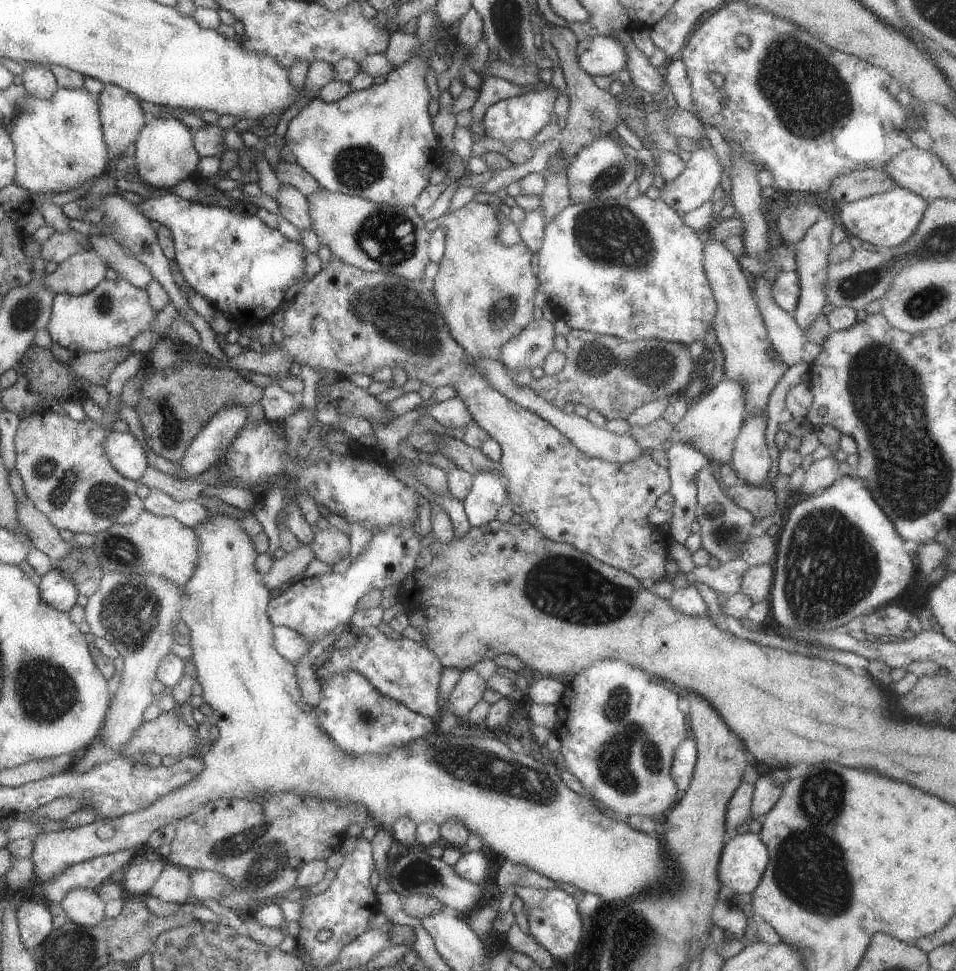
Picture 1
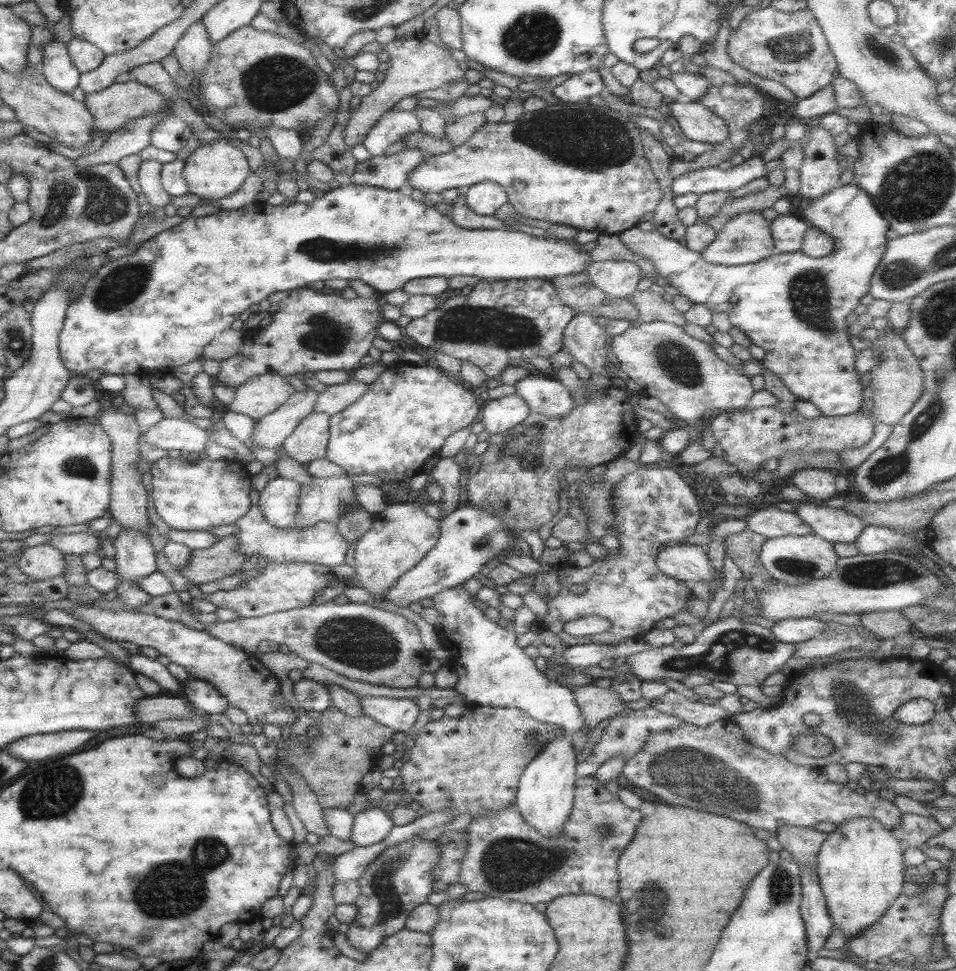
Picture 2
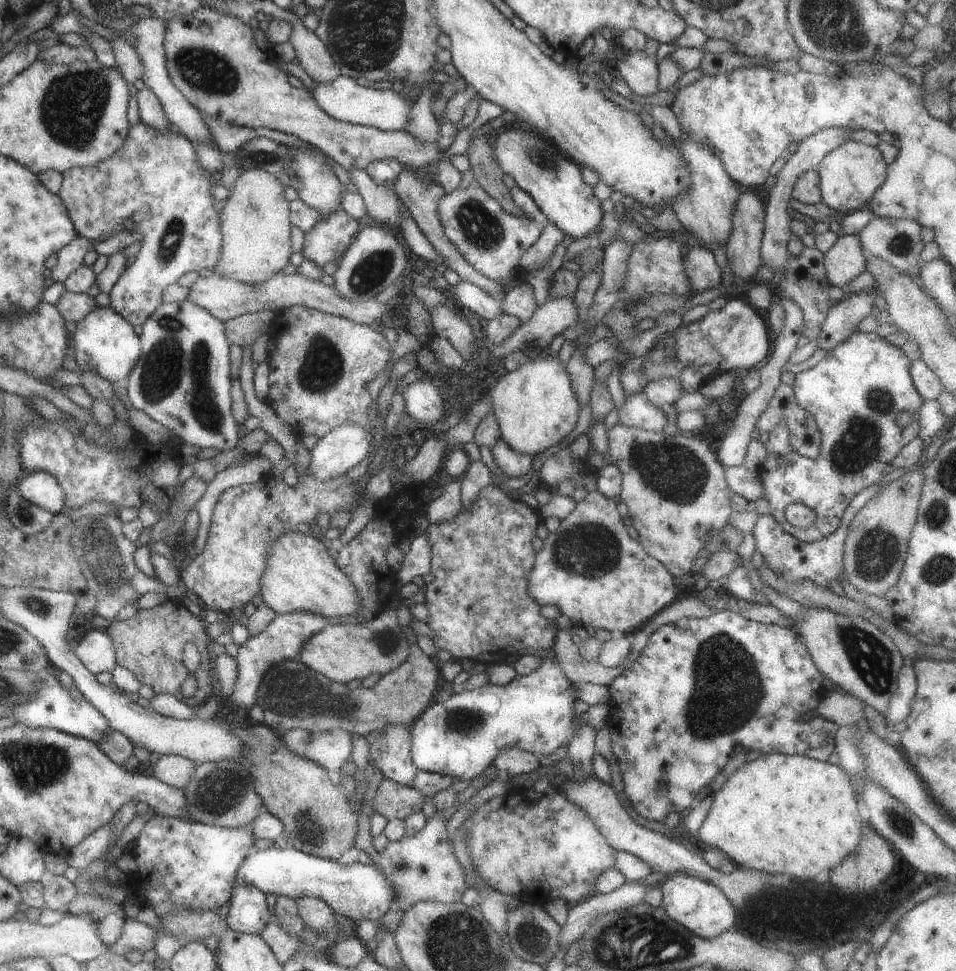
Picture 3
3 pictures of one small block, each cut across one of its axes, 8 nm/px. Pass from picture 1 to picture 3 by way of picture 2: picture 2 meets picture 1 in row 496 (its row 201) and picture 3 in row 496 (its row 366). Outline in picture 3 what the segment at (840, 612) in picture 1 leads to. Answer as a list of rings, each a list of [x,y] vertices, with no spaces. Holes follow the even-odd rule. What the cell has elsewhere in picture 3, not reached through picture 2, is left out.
[[[856,330],[844,342],[829,350],[818,364],[795,374],[793,391],[797,405],[810,412],[821,432],[819,453],[814,458],[804,458],[798,454],[791,447],[786,423],[778,423],[769,432],[769,441],[765,444],[768,457],[758,471],[765,490],[763,496],[770,503],[769,514],[786,532],[806,542],[819,541],[832,534],[839,527],[843,512],[849,507],[850,501],[865,488],[878,483],[884,474],[884,468],[898,456],[898,452],[910,440],[919,436],[917,414],[925,400],[914,386],[910,367],[911,361],[902,349],[879,337],[875,331],[863,333]],[[900,412],[912,414],[912,422],[906,428],[898,426],[897,416]],[[779,456],[786,457],[788,464],[775,462]],[[796,502],[801,502],[816,512],[813,524],[806,528],[794,527],[784,518],[786,506]]]

